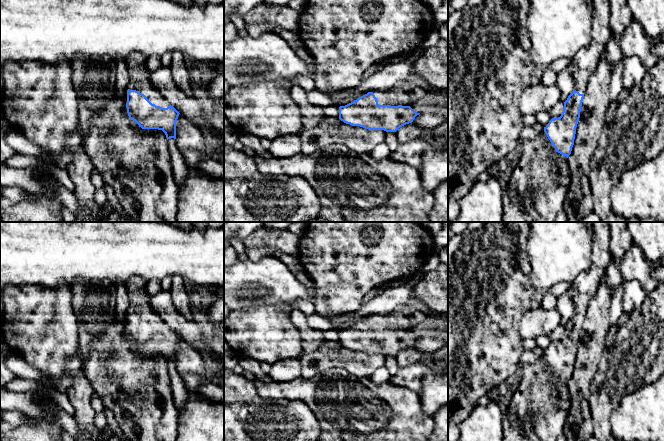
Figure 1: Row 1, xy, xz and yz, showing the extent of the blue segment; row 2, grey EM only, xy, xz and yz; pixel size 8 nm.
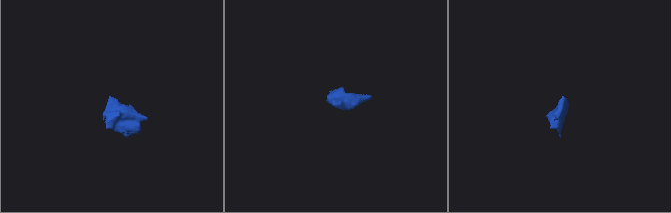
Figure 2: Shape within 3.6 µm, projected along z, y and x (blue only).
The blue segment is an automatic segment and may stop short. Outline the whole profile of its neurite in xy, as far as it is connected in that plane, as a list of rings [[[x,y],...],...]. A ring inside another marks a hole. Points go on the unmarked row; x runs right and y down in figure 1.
[[[130,277],[124,282],[129,296],[126,327],[128,340],[142,353],[162,354],[167,364],[176,363],[176,345],[180,337],[152,310],[151,295],[146,292],[147,283],[148,280],[142,277]]]

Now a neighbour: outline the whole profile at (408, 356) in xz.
[[[412,346],[400,351],[396,355],[396,359],[397,359],[399,368],[404,368],[409,365],[422,361],[422,356],[423,356],[423,353],[421,353],[419,350],[417,350]]]

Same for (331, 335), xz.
[[[331,329],[328,331],[324,331],[323,334],[325,340],[339,342],[339,331]]]

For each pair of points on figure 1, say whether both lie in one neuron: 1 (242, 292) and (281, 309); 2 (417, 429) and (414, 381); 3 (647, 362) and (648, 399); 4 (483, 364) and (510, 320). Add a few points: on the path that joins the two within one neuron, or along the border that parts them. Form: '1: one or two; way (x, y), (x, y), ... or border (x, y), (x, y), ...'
1: two; border (289, 303), (260, 303), (246, 308)
2: two; border (393, 384), (417, 392)
3: two; border (653, 381), (648, 383)
4: one; way (486, 353), (505, 334), (505, 331)

